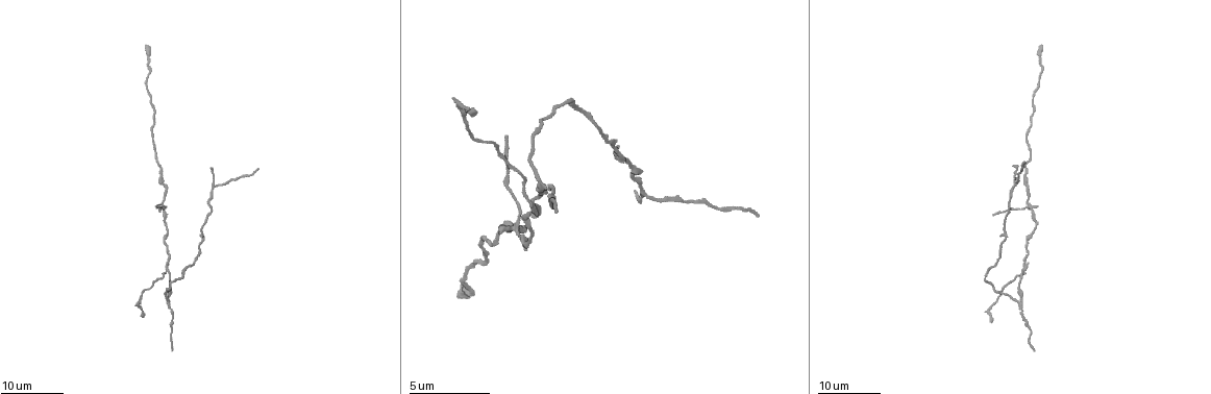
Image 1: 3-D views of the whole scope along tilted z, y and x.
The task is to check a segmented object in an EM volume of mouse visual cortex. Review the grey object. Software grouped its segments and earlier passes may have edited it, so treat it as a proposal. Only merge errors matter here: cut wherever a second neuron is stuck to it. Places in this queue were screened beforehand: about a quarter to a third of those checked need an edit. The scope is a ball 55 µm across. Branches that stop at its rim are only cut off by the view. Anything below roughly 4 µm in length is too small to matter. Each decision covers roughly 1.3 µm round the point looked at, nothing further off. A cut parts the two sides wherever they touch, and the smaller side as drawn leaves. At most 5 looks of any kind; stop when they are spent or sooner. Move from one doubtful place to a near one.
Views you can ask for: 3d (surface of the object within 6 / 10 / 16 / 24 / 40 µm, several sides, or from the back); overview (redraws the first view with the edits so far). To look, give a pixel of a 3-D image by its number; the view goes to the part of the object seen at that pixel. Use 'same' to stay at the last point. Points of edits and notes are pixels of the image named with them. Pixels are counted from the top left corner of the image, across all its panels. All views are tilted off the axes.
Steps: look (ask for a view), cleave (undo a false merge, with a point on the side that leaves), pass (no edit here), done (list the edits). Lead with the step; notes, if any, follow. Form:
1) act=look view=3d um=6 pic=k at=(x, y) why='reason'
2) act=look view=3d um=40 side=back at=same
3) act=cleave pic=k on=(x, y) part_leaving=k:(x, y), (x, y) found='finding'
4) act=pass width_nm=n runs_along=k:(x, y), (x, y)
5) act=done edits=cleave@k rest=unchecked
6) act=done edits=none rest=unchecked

act=look view=3d um=24 pic=1 at=(161, 173)

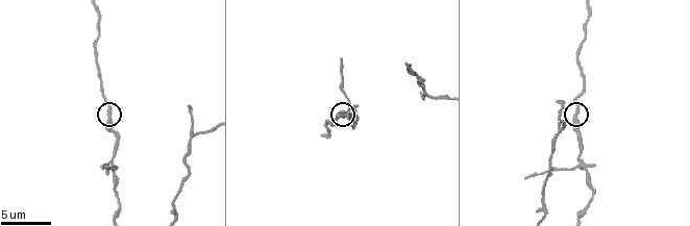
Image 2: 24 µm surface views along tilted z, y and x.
act=look view=3d um=10 pic=2 at=(576, 110)

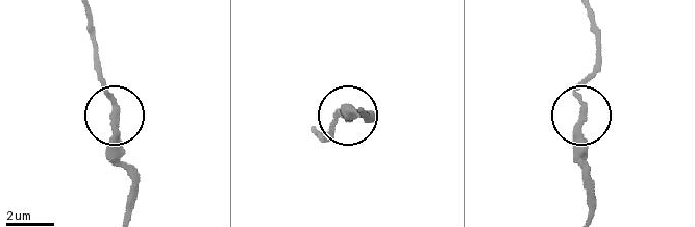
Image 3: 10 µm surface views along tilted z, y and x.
act=pass runs_along=3:(126, 211), (131, 176), (120, 152), (114, 98), (96, 66) found='all the same neuron'

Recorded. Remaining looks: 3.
act=look view=3d um=24 pic=1 at=(1016, 300) why='three-way junction'

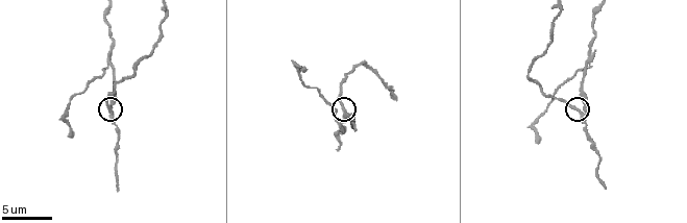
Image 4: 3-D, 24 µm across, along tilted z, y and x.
act=look view=3d um=10 pic=4 at=(111, 112)

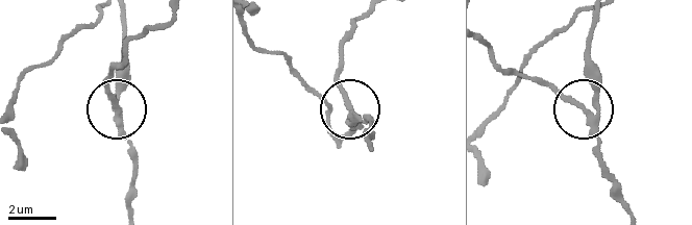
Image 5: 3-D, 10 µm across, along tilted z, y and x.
act=cleave pic=5 on=(110, 100) width_nm=230 part_leaving=5:(121, 122), (108, 92), (112, 71), (130, 41), (162, 25) found='a second neuron is stuck on'

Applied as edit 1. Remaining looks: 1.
act=look view=3d um=10 pic=4 at=(591, 58) why='arms part here'

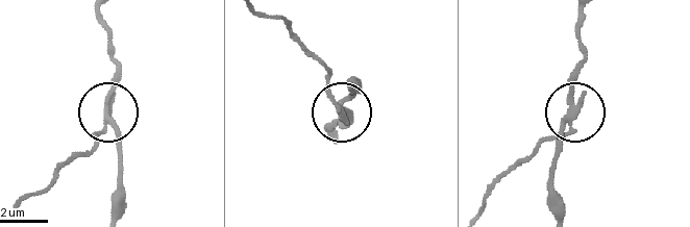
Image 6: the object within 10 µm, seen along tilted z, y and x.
act=cleave pic=6 on=(94, 133) side_arm_um=15 part_leaving=6:(109, 112), (88, 149), (20, 204) found='two neurons meet here'

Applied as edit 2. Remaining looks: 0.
act=done edits=cleave@5,cleave@6 rest=unchecked

